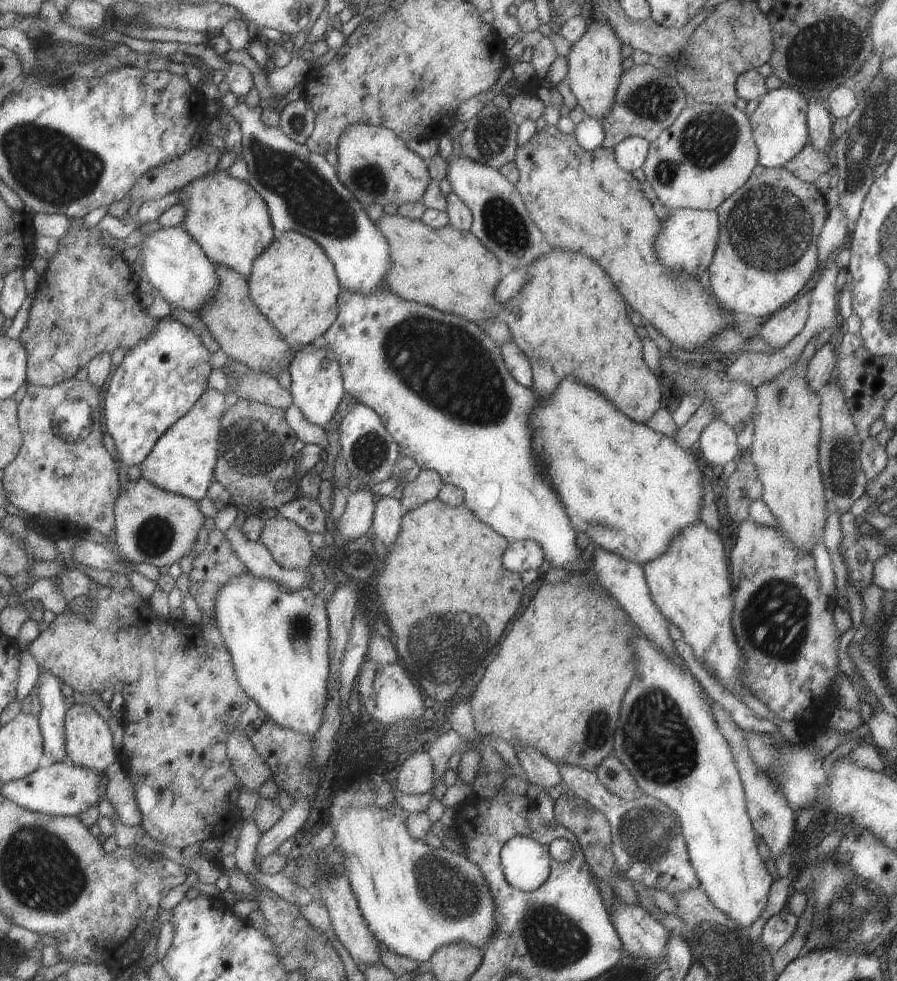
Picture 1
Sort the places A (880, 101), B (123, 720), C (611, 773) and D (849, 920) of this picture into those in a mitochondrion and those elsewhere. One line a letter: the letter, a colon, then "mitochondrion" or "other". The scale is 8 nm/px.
A: mitochondrion
B: other
C: mitochondrion
D: mitochondrion

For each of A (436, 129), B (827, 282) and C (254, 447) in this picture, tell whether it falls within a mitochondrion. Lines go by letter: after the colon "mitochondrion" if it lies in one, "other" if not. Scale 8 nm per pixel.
A: other
B: other
C: mitochondrion

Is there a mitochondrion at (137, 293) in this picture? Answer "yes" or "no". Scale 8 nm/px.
no

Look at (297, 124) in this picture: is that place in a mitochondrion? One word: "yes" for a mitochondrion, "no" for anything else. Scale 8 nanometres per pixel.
yes

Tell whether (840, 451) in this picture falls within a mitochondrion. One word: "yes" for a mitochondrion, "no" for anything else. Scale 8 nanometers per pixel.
yes

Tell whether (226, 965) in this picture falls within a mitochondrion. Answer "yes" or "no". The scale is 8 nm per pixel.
no

